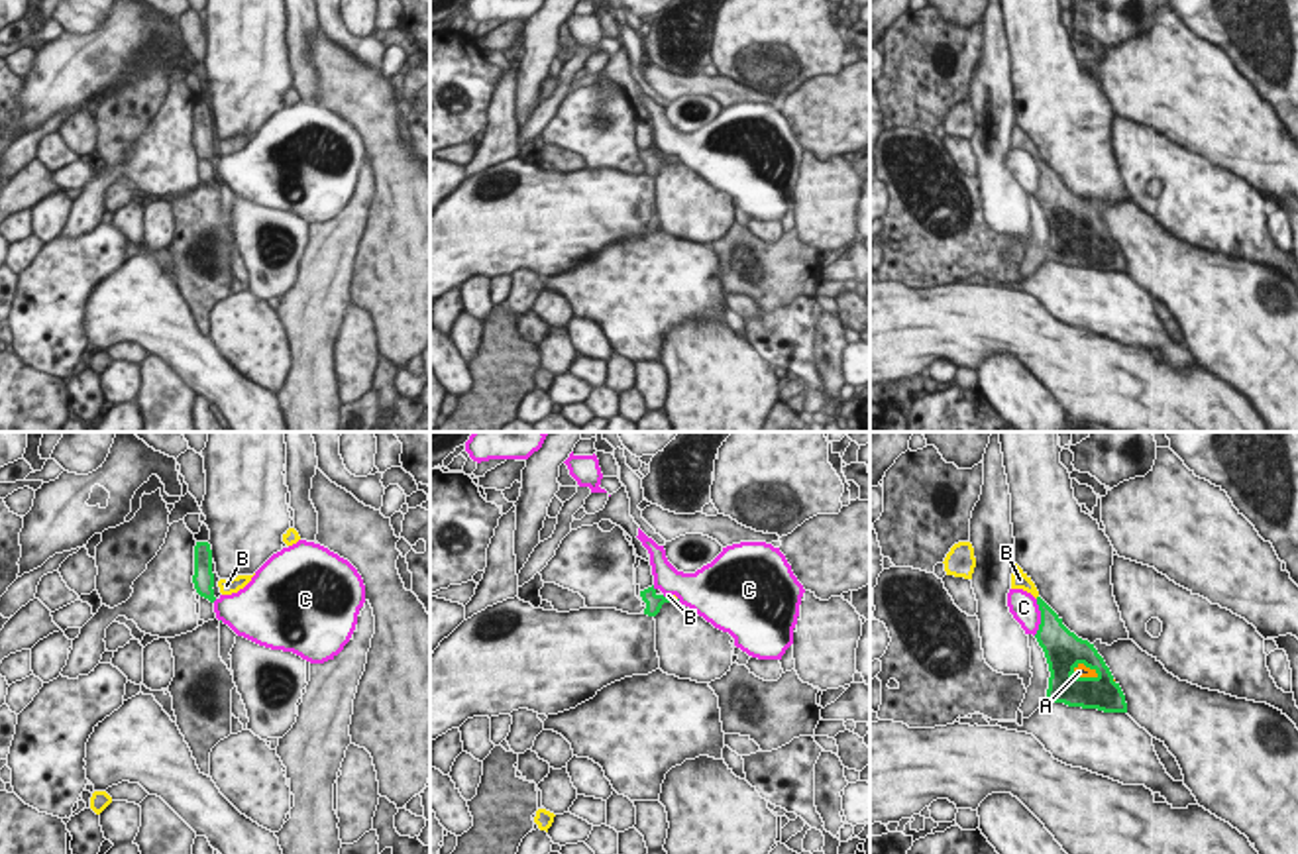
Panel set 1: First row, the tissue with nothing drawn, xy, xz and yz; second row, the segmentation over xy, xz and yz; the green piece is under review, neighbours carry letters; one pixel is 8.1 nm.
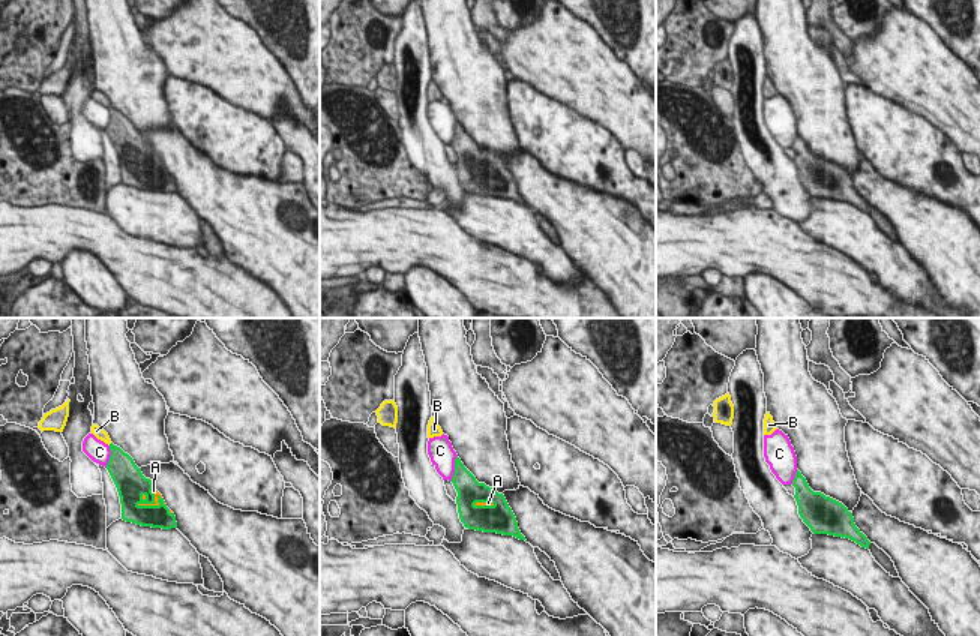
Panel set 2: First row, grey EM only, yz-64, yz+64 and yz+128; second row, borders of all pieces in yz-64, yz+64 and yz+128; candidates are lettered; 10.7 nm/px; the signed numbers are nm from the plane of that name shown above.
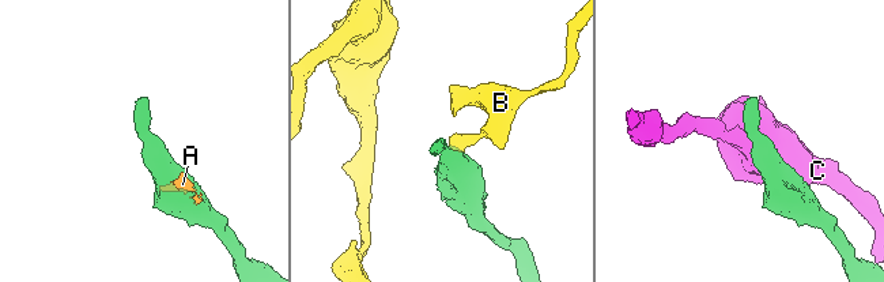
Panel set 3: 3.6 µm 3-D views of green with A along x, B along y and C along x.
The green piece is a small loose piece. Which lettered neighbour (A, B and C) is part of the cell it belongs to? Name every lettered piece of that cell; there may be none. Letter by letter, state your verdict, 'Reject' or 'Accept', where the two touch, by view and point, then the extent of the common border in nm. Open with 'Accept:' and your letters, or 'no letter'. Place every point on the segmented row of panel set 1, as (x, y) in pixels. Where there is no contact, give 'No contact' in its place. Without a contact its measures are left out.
Accept: A, B
A: Accept. Touches green at yz (1084, 678). Shared border 240 nm
B: Accept. Touches green at xz (670, 597). Shared border 90 nm
C: Reject. Touches green at yz (1041, 617). Shared border 300 nm.

